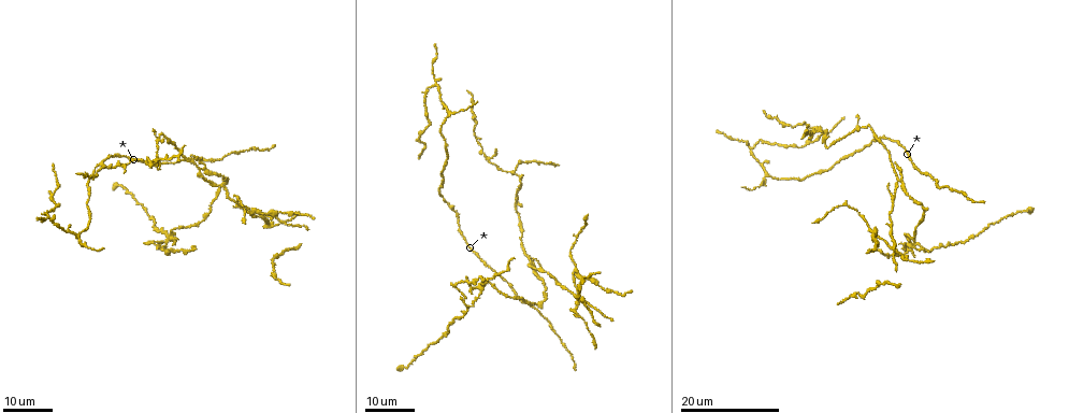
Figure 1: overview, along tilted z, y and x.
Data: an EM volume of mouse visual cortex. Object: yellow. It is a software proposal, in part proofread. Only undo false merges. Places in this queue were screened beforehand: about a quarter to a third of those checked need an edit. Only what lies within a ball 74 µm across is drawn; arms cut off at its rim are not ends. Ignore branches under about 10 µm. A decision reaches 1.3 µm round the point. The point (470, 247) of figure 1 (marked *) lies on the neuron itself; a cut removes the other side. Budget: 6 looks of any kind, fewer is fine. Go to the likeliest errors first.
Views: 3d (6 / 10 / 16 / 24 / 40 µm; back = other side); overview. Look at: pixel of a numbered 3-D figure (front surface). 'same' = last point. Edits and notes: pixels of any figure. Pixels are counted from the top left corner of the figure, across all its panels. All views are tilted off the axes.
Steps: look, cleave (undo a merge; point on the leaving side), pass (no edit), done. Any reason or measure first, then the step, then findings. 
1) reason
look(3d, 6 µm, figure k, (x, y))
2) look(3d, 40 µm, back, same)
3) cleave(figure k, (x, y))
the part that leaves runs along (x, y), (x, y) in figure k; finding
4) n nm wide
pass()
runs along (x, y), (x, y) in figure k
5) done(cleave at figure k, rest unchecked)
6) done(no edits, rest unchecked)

small branch off a trunk
look(3d, 24 µm, figure 1, (748, 147))

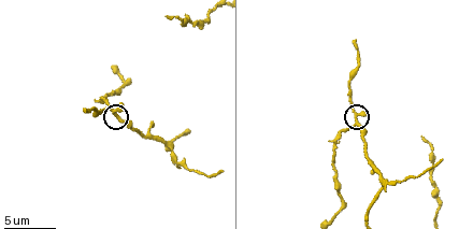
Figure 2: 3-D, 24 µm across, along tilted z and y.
look(3d, 10 µm, figure 2, (117, 114))

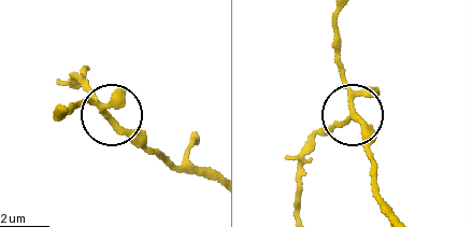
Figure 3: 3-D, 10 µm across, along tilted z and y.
pass()
runs along (213, 181), (171, 162), (90, 104), (75, 102) in figure 3; continuous, no second neuron

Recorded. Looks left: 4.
look(3d, 24 µm, figure 1, (824, 136))

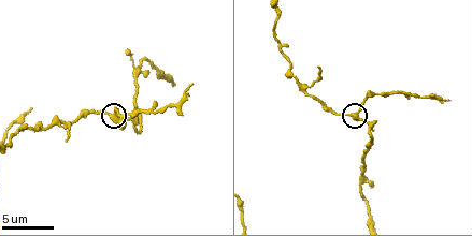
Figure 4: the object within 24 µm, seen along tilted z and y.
look(3d, 10 µm, figure 4, (114, 114))

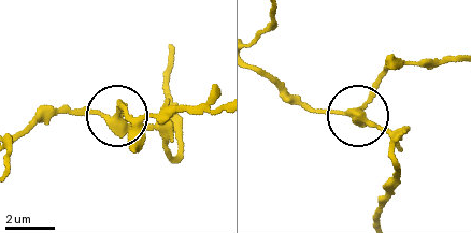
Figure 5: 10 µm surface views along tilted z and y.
5 arms
pass()
runs along (376, 218), (397, 164), (390, 137), (360, 113), (384, 70) in figure 5; one neuron here

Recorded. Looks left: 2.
a fork
look(3d, 16 µm, figure 1, (578, 272))

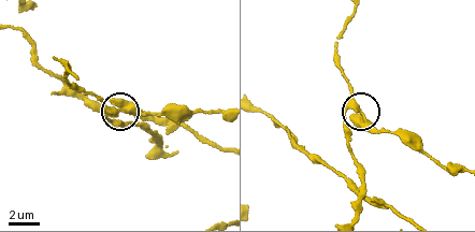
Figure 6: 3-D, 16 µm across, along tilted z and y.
look(3d, 6 µm, figure 6, (356, 107))

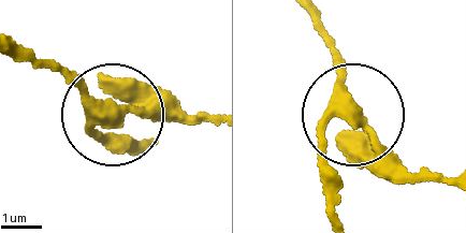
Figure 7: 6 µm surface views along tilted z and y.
3 arms
cleave(figure 7, (154, 120))
the part that leaves runs along (107, 112), (215, 118) in figure 7; two neurons meet here

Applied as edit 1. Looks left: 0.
done(cleave at figure 7, rest unchecked)

